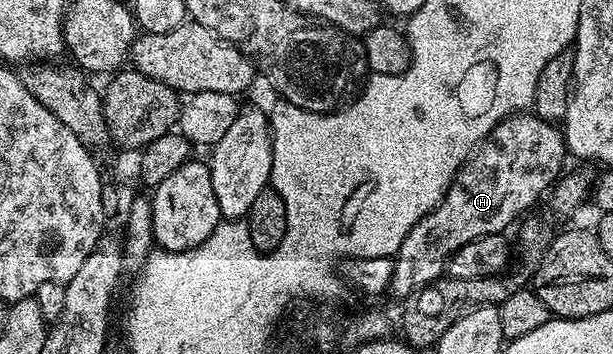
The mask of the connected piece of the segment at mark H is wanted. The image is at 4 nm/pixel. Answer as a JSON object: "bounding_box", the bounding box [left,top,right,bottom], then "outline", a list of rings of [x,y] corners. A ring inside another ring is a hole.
{"bounding_box":[390,111,566,299],"outline":[[[532,111],[514,113],[507,121],[499,121],[494,131],[490,131],[490,135],[476,146],[472,156],[456,172],[452,186],[448,188],[436,210],[427,213],[418,223],[414,223],[410,235],[402,239],[402,247],[394,258],[390,293],[400,297],[399,299],[419,294],[433,281],[441,280],[445,276],[448,258],[454,251],[458,251],[458,247],[474,243],[474,239],[482,239],[491,233],[504,233],[507,225],[515,217],[523,218],[531,210],[528,208],[556,184],[565,168],[564,157],[566,158],[566,146],[559,124],[543,121]]]}

